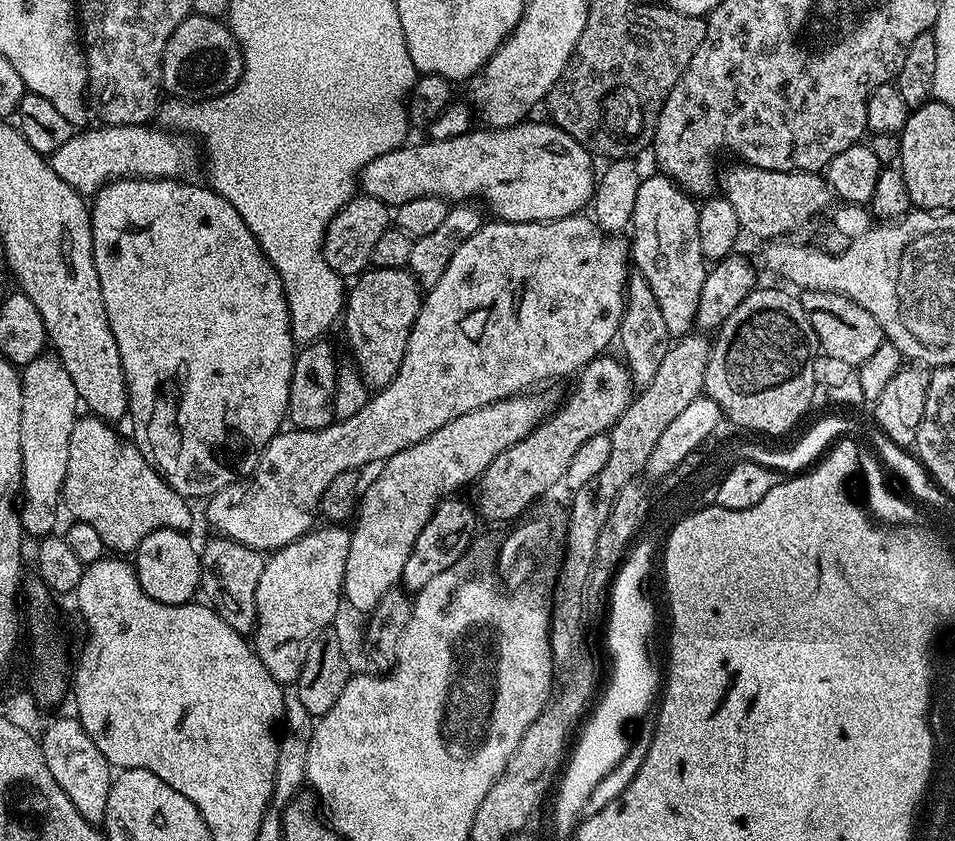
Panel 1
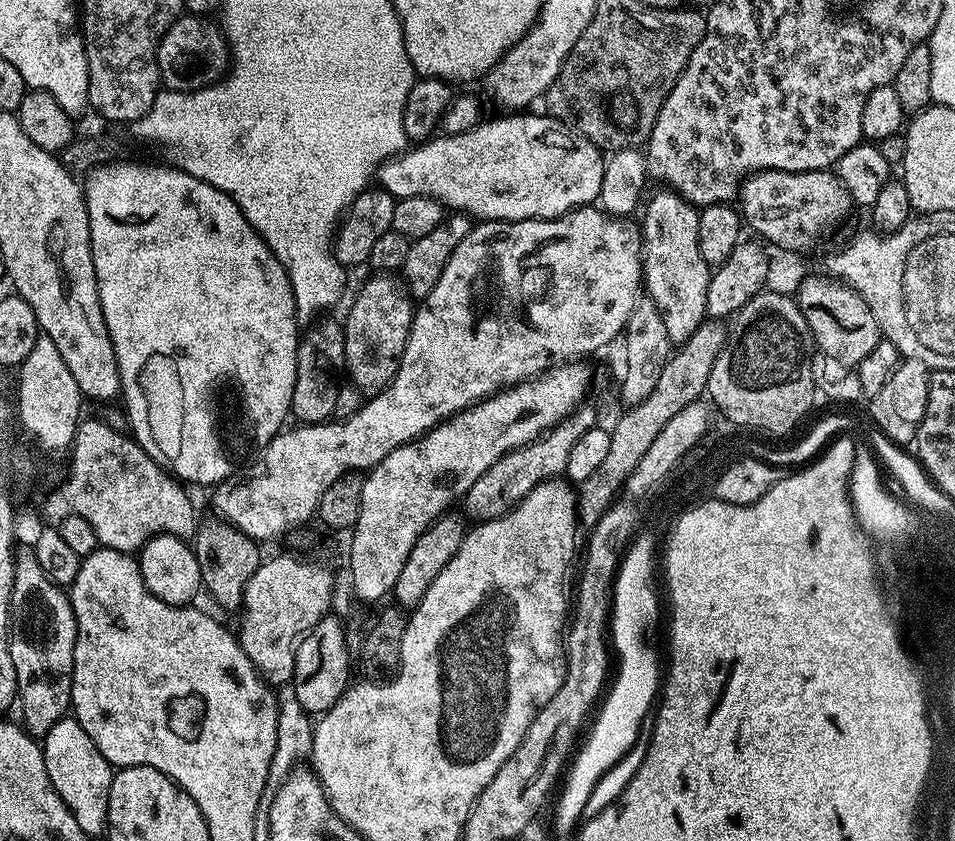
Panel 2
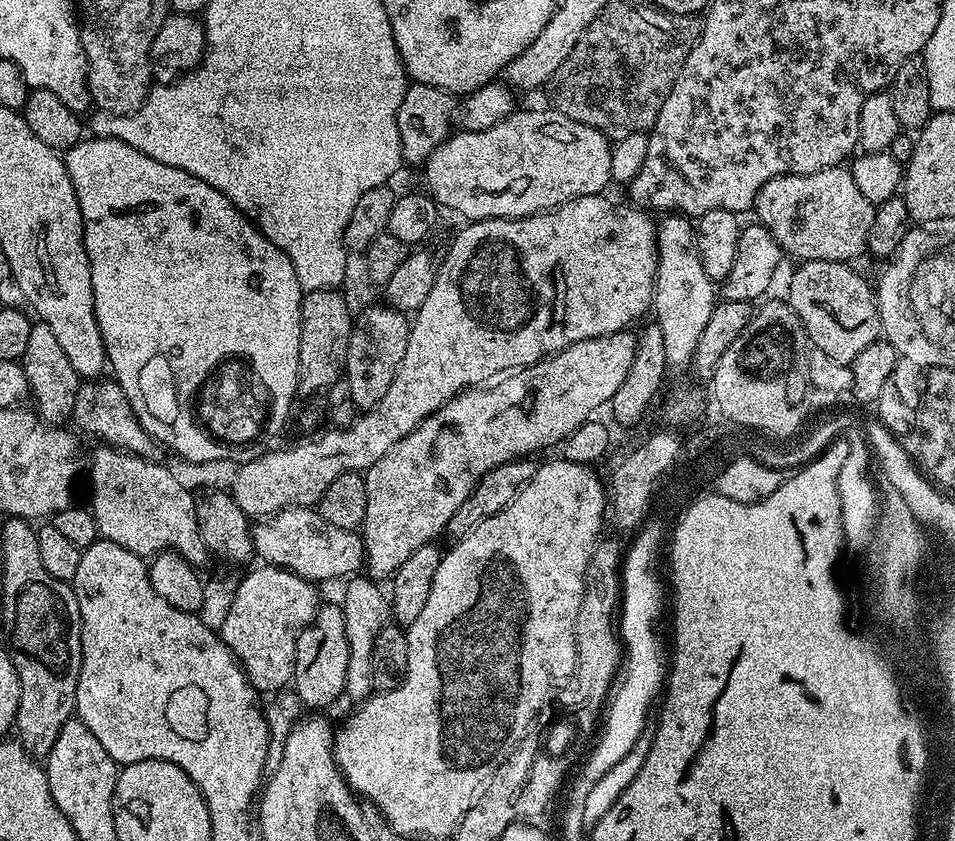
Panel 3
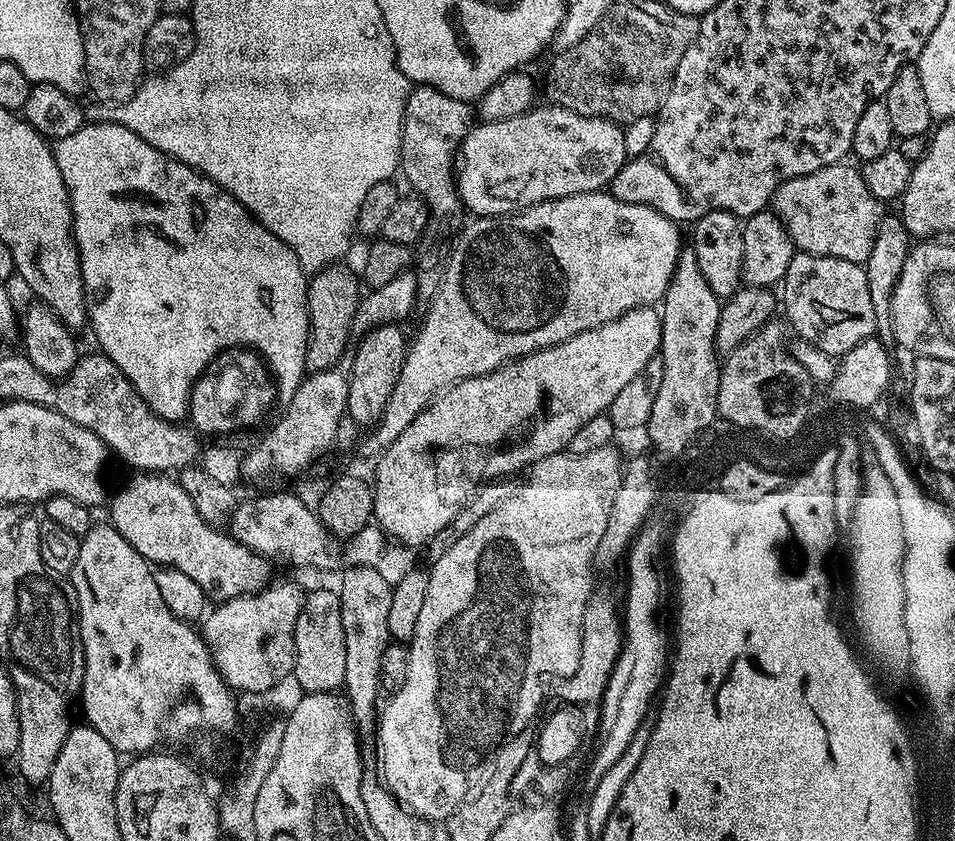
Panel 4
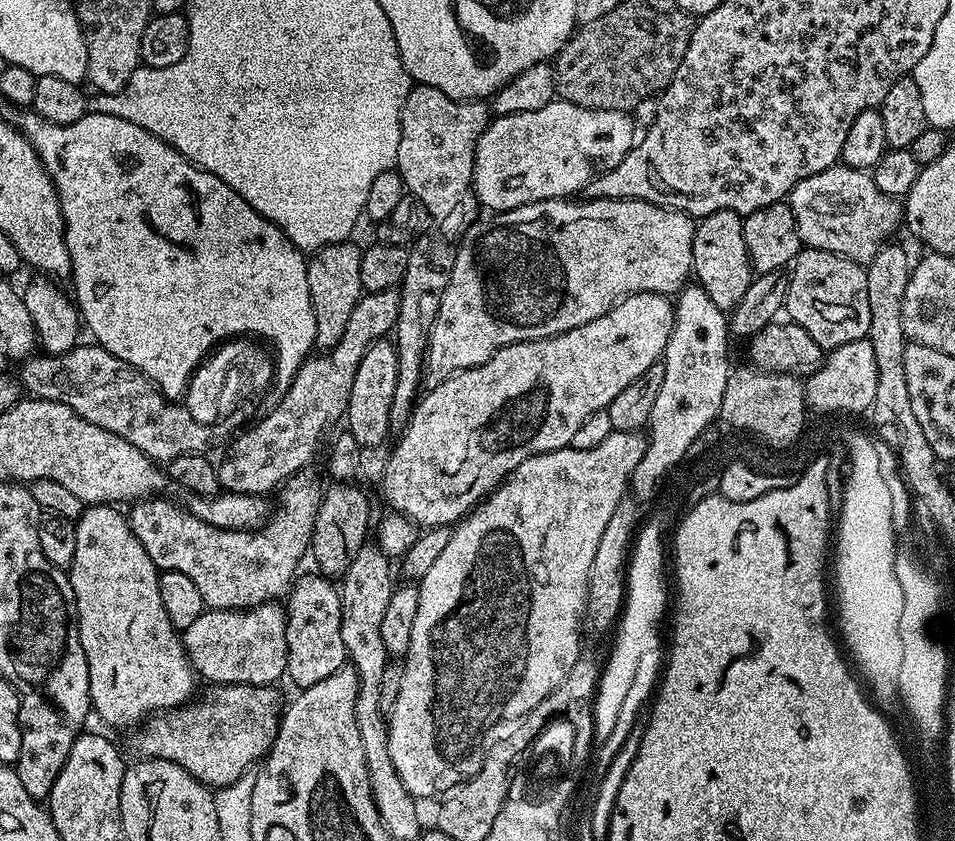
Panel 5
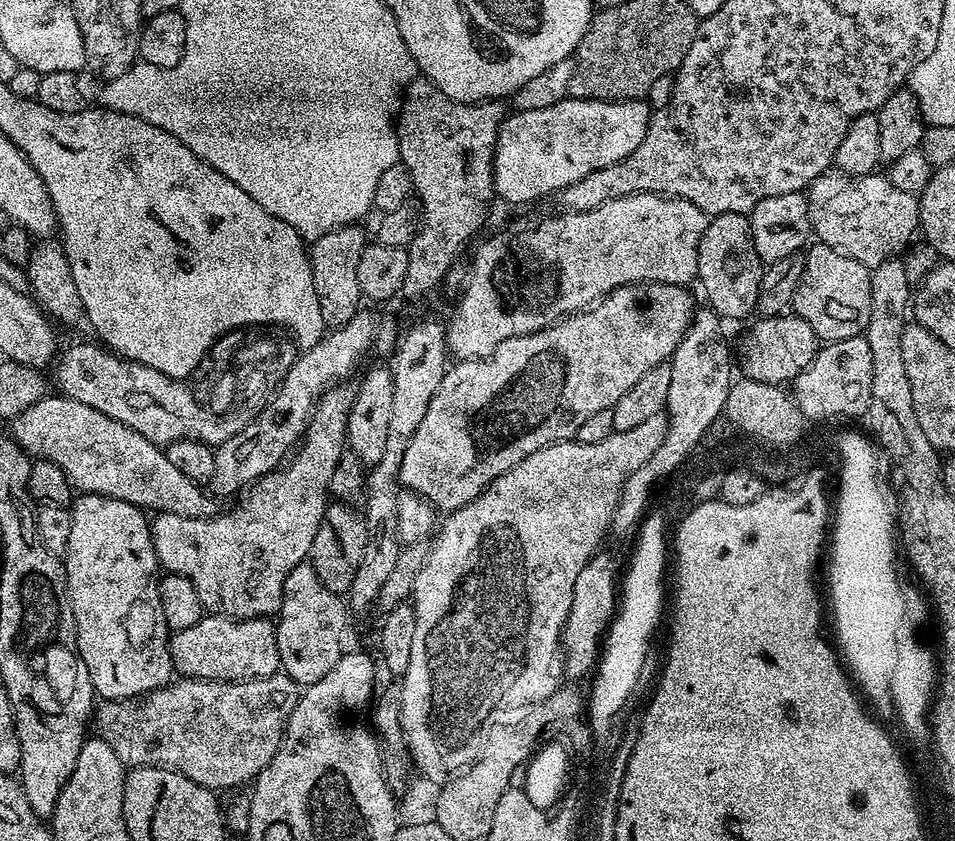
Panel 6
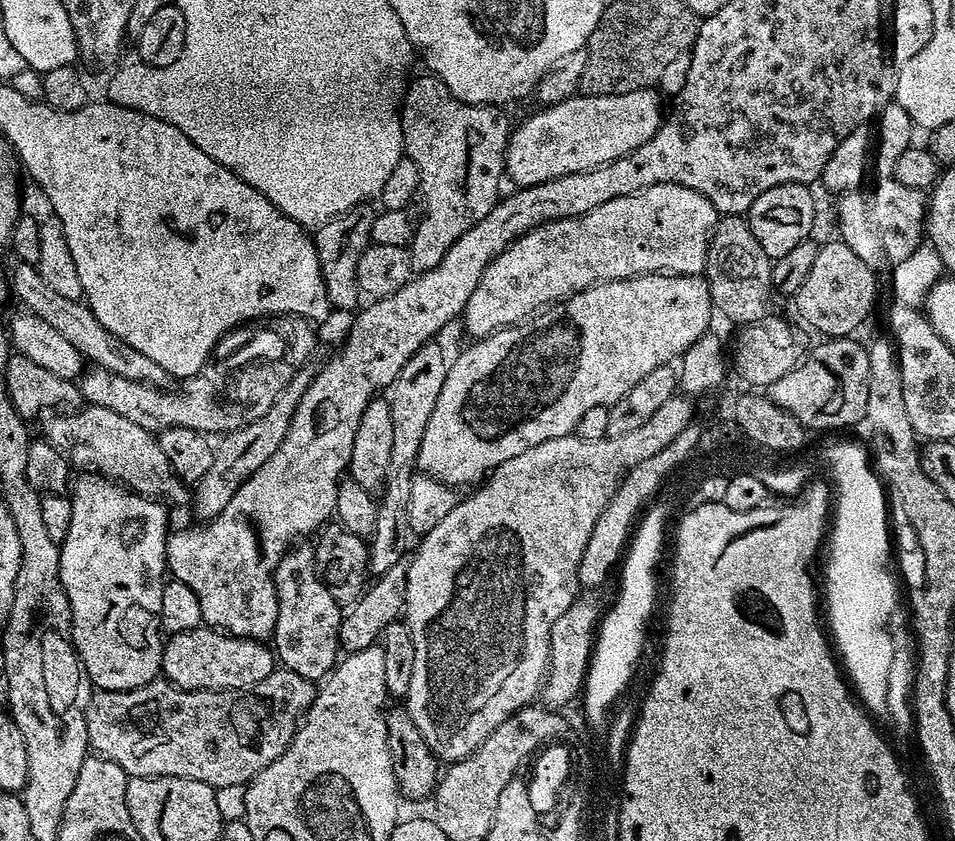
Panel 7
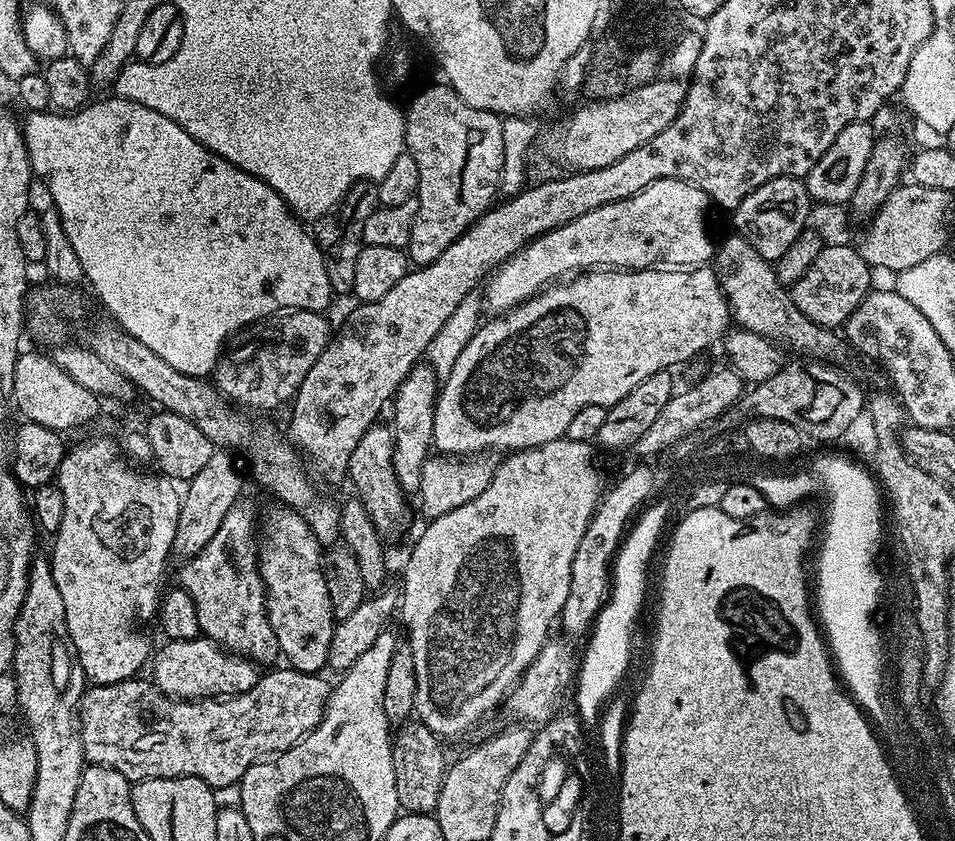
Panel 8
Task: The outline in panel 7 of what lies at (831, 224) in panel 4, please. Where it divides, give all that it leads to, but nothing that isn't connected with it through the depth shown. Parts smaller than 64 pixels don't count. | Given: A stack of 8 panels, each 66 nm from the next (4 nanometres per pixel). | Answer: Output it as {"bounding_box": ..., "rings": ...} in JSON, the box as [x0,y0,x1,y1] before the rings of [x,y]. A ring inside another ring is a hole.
{"bounding_box":[836,178,928,270],"rings":[[[894,178],[880,180],[877,185],[869,192],[845,192],[837,199],[840,201],[836,204],[836,228],[840,231],[837,232],[839,239],[850,246],[866,266],[873,270],[891,270],[921,247],[926,236],[928,200],[925,189],[902,186],[902,182]]]}

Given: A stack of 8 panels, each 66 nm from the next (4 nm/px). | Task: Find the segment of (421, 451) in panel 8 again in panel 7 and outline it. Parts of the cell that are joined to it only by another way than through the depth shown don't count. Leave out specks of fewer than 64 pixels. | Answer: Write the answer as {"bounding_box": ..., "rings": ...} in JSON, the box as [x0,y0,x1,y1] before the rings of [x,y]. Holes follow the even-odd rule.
{"bounding_box":[368,342,449,577],"rings":[[[436,342],[423,344],[398,370],[398,378],[386,389],[386,399],[390,406],[390,419],[394,421],[394,438],[390,449],[390,466],[386,470],[384,487],[378,496],[374,534],[368,544],[368,570],[373,577],[381,576],[394,562],[405,559],[408,548],[408,506],[410,504],[410,482],[417,475],[416,459],[426,434],[426,425],[430,423],[430,414],[434,414],[434,405],[438,394],[442,394],[442,385],[448,377],[449,357],[444,357]]]}

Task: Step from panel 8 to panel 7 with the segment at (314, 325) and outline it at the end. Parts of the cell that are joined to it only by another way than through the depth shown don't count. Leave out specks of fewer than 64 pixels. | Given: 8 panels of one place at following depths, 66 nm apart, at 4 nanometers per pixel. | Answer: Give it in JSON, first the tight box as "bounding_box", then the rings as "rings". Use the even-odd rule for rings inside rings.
{"bounding_box":[78,314,316,434],"rings":[[[281,314],[271,321],[272,324],[265,332],[252,336],[237,352],[232,352],[224,360],[224,401],[219,404],[212,388],[208,384],[200,385],[195,379],[188,378],[183,381],[184,389],[180,393],[172,392],[168,388],[156,388],[152,384],[143,384],[140,380],[122,378],[105,368],[89,367],[78,381],[80,395],[88,404],[97,404],[106,410],[114,410],[114,414],[122,414],[122,418],[130,418],[137,426],[142,426],[147,432],[159,434],[168,428],[193,428],[196,432],[205,434],[227,434],[244,428],[250,422],[262,418],[274,406],[274,398],[294,378],[299,368],[309,363],[312,351],[316,348],[316,332],[311,323],[301,316]]]}

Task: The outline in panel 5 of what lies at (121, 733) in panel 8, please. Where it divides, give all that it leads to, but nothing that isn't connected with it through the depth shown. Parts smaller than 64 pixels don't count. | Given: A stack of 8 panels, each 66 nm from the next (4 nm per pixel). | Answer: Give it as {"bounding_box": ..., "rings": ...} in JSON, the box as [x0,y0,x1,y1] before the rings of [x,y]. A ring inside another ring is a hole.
{"bounding_box":[135,684,282,790],"rings":[[[218,684],[209,689],[201,698],[200,704],[192,702],[187,706],[169,708],[149,715],[135,733],[136,748],[141,757],[174,762],[182,766],[182,770],[186,770],[195,780],[208,785],[209,789],[219,790],[234,783],[241,778],[244,771],[259,765],[267,757],[280,729],[282,703],[280,704],[279,687],[266,684]]]}

